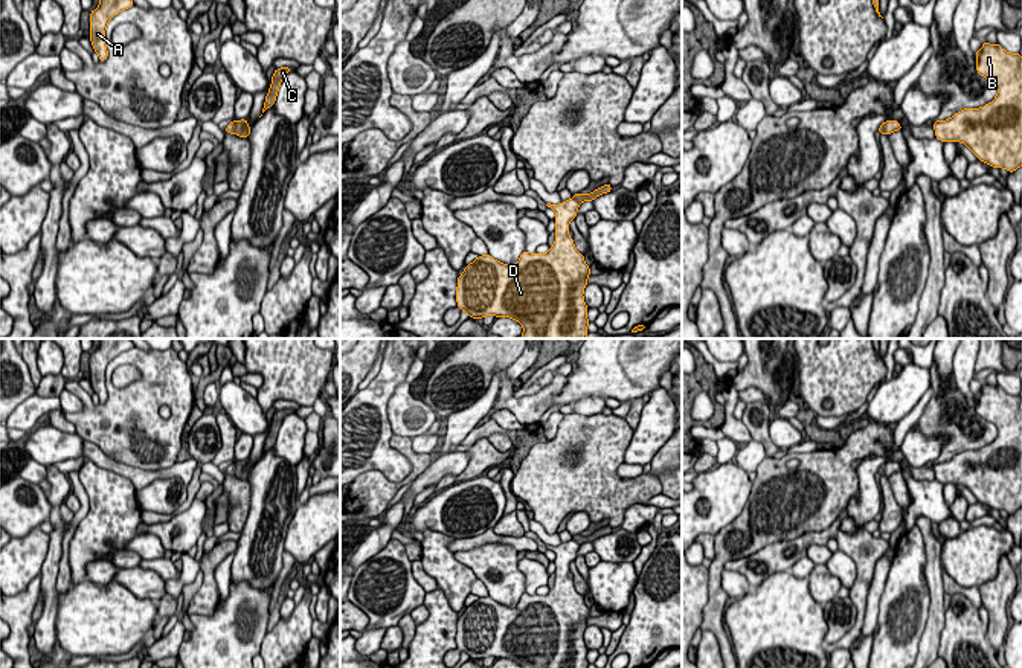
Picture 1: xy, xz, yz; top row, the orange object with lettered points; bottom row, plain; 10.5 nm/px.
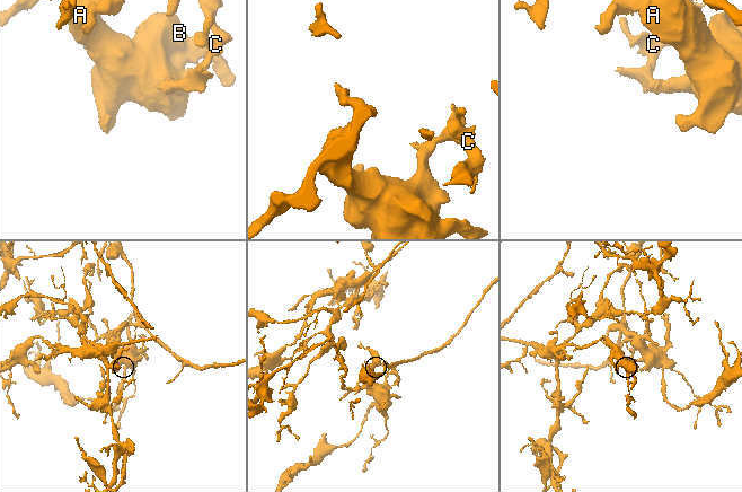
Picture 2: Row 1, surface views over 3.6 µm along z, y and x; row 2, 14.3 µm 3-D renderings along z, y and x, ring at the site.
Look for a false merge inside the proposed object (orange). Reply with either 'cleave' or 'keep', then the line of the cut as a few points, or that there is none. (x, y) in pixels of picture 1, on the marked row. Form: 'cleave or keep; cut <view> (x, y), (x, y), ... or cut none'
cleave; cut xz (572, 197), (578, 203)

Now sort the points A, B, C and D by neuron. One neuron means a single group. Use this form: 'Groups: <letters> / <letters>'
Groups: A B D / C

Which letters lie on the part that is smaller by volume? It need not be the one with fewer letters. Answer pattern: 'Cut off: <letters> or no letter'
Cut off: C

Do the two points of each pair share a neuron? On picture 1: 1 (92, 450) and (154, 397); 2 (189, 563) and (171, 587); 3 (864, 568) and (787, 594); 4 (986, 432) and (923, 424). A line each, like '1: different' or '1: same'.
1: different
2: same
3: different
4: same

